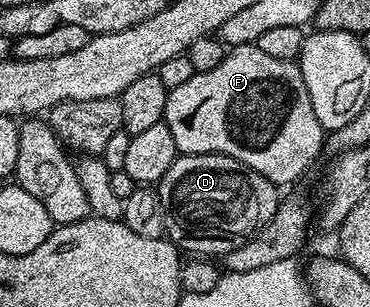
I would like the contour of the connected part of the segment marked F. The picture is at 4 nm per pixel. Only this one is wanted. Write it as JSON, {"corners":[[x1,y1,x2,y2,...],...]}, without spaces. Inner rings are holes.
{"corners":[[253,44,233,47,214,70,195,72,166,98,163,122,170,128,180,154,222,154,242,162,277,186,292,184,316,159,326,144,326,133,310,106,310,94,295,60,270,58]]}

